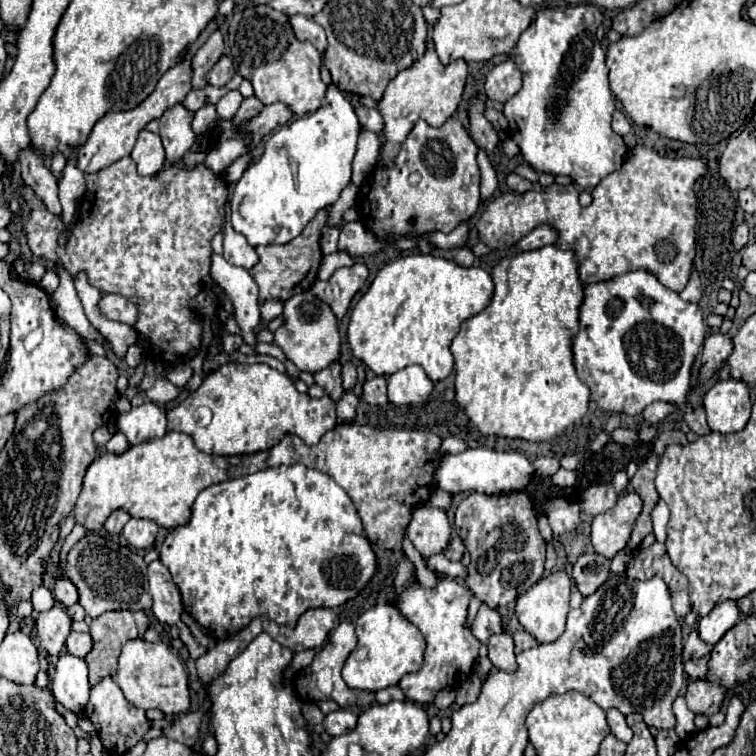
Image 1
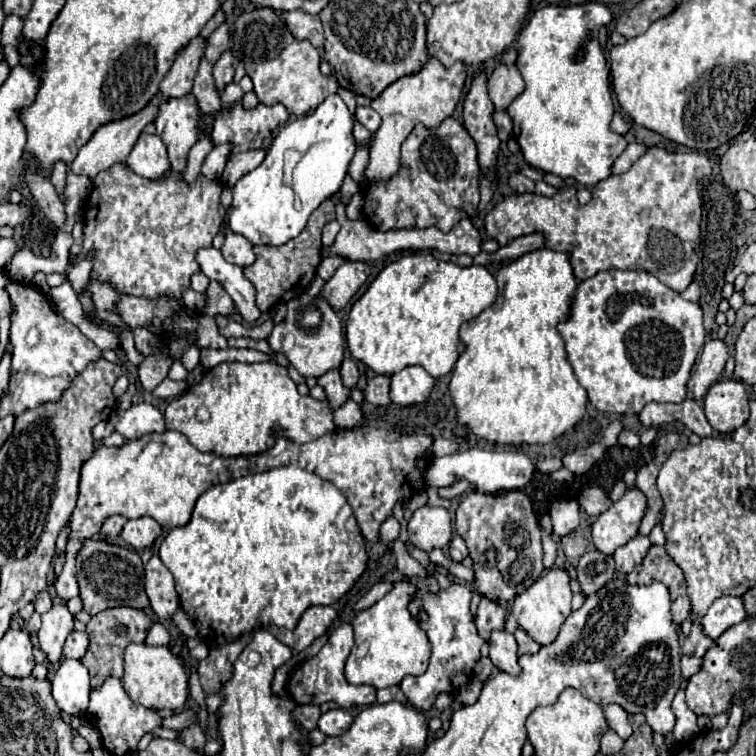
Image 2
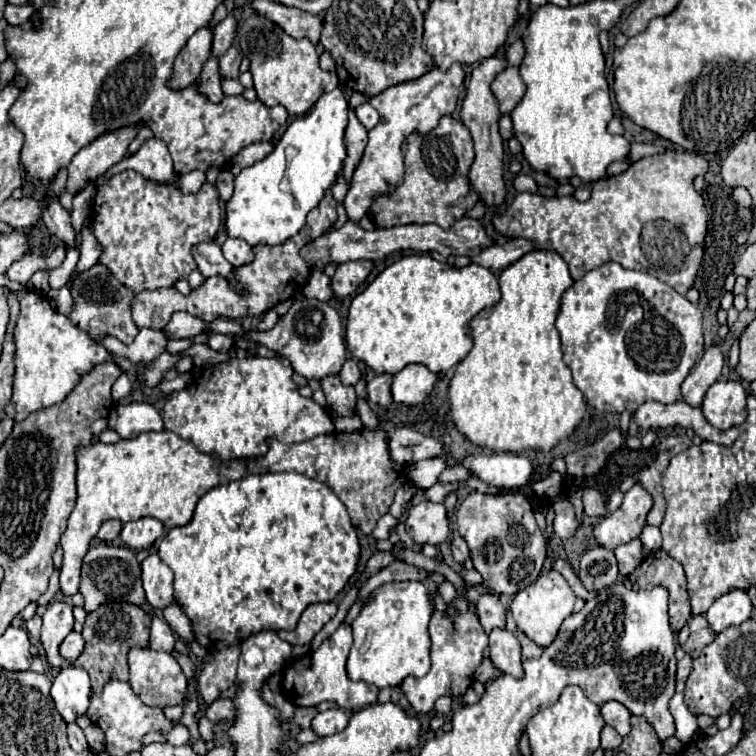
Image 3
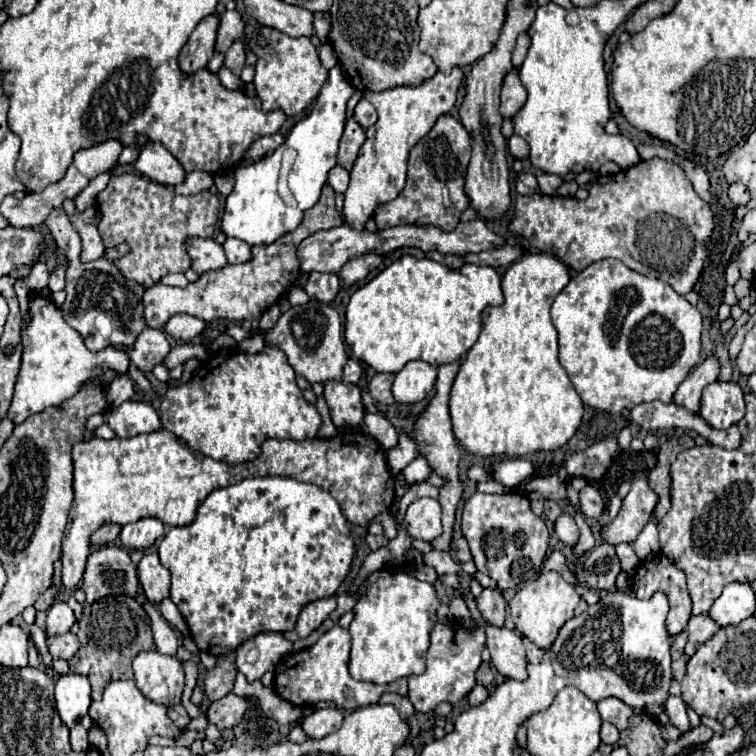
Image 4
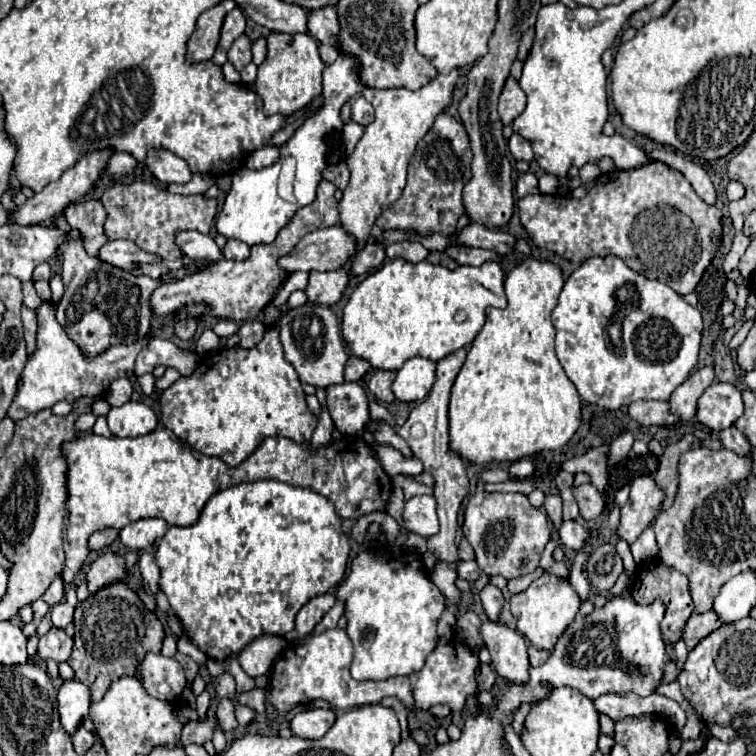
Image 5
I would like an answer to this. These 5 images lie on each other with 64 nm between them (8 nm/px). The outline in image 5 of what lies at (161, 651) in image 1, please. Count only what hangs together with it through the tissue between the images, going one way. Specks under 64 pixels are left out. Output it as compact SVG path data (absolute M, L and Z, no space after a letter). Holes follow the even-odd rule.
M146 654L140 664L140 672L144 688L158 700L174 702L186 686L182 666L174 658L166 658L162 654Z

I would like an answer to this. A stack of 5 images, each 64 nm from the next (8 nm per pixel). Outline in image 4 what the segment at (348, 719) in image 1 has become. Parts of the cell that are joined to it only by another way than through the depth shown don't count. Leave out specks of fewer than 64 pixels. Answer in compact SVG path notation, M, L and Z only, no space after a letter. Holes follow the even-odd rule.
M336 708L326 710L314 710L310 716L306 716L298 726L304 730L308 738L324 738L326 734L340 728L344 714Z

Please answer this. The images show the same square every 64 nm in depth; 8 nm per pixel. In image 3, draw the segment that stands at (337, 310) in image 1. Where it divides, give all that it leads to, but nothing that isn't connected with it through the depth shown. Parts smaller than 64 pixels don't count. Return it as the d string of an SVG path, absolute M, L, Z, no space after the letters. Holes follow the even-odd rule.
M354 260L354 262L344 262L336 268L334 274L334 296L336 298L344 298L348 294L352 294L370 274L374 262L372 260Z

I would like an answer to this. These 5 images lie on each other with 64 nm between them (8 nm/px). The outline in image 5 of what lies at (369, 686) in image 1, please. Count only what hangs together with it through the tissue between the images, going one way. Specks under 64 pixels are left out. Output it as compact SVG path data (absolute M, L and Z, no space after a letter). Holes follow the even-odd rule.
M386 546L360 552L352 558L350 574L336 586L334 594L340 602L344 602L344 616L348 620L346 634L354 644L354 680L386 680L392 676L408 676L418 672L424 666L426 656L432 652L432 648L436 648L436 624L446 608L446 598L426 574L420 554L412 550L392 552Z

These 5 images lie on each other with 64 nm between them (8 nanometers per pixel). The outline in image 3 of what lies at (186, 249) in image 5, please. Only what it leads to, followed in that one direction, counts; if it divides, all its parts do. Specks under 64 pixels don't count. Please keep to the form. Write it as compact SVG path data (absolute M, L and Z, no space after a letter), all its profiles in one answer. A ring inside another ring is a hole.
M200 242L192 248L192 256L196 260L196 266L200 270L202 276L216 276L216 274L222 274L222 276L228 276L232 274L234 266L228 264L228 260L224 258L220 246L216 242Z

